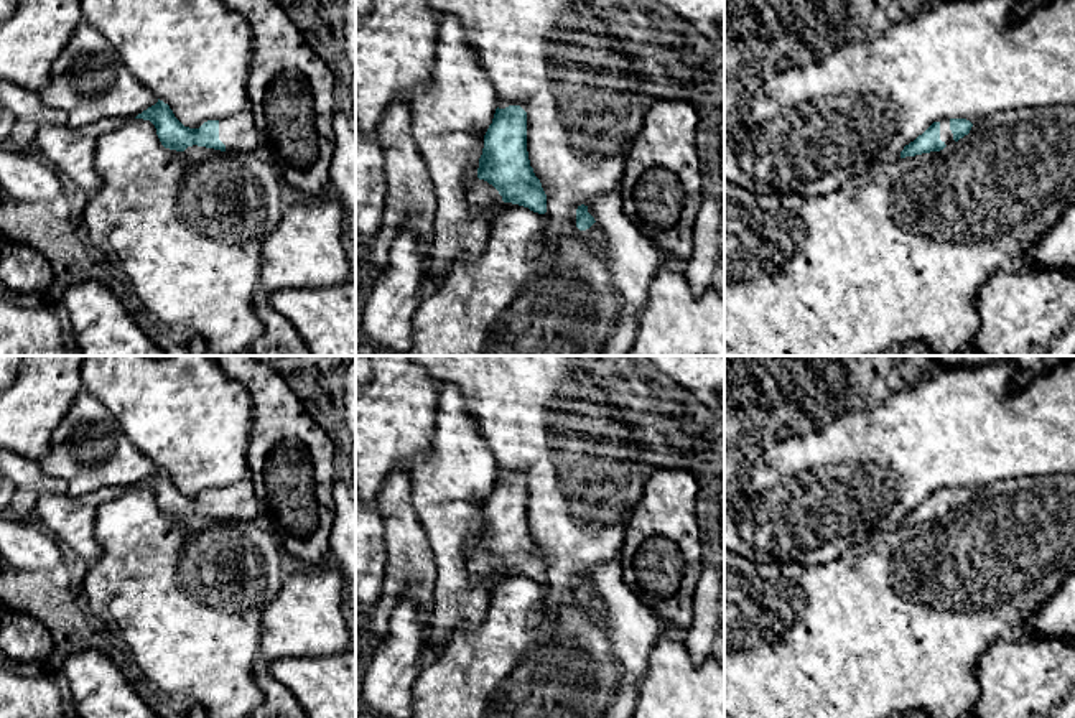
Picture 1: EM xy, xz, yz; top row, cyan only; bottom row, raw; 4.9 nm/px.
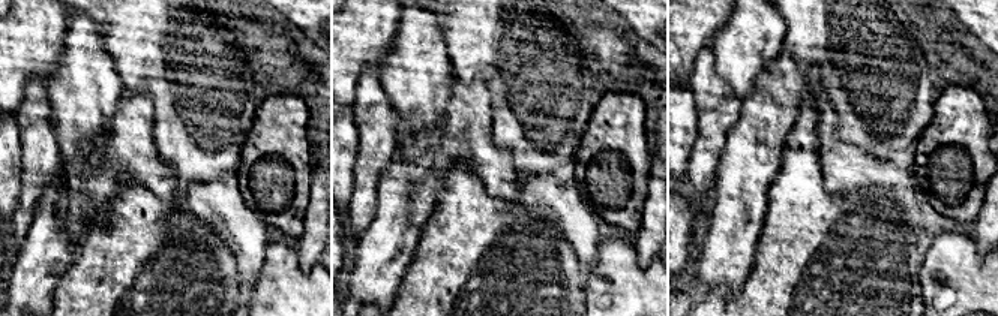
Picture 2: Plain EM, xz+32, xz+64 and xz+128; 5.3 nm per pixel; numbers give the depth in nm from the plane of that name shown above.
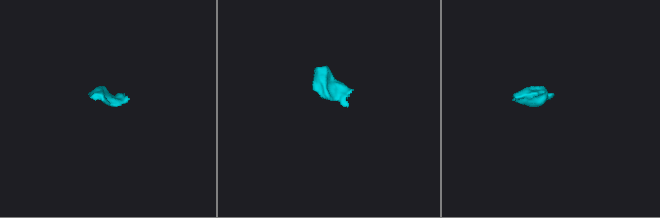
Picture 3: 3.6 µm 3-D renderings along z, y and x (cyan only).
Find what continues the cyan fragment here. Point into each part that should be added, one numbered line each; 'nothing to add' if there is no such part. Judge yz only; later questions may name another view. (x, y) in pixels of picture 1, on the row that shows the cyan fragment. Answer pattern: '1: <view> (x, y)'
1: yz (945, 134)

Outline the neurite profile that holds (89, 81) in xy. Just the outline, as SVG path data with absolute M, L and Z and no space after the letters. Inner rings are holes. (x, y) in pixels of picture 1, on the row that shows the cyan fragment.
M82 20L51 68L49 84L40 92L41 100L67 115L66 125L84 128L104 117L135 119L158 102L122 63L114 46L86 20Z

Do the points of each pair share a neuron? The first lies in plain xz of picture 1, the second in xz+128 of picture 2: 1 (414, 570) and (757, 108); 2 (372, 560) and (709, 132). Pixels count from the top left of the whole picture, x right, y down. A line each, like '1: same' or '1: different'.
1: different
2: different

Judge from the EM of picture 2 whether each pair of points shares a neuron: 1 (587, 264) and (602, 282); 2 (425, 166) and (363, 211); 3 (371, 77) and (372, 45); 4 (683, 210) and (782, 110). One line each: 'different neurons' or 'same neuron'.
1: different neurons
2: different neurons
3: different neurons
4: different neurons

